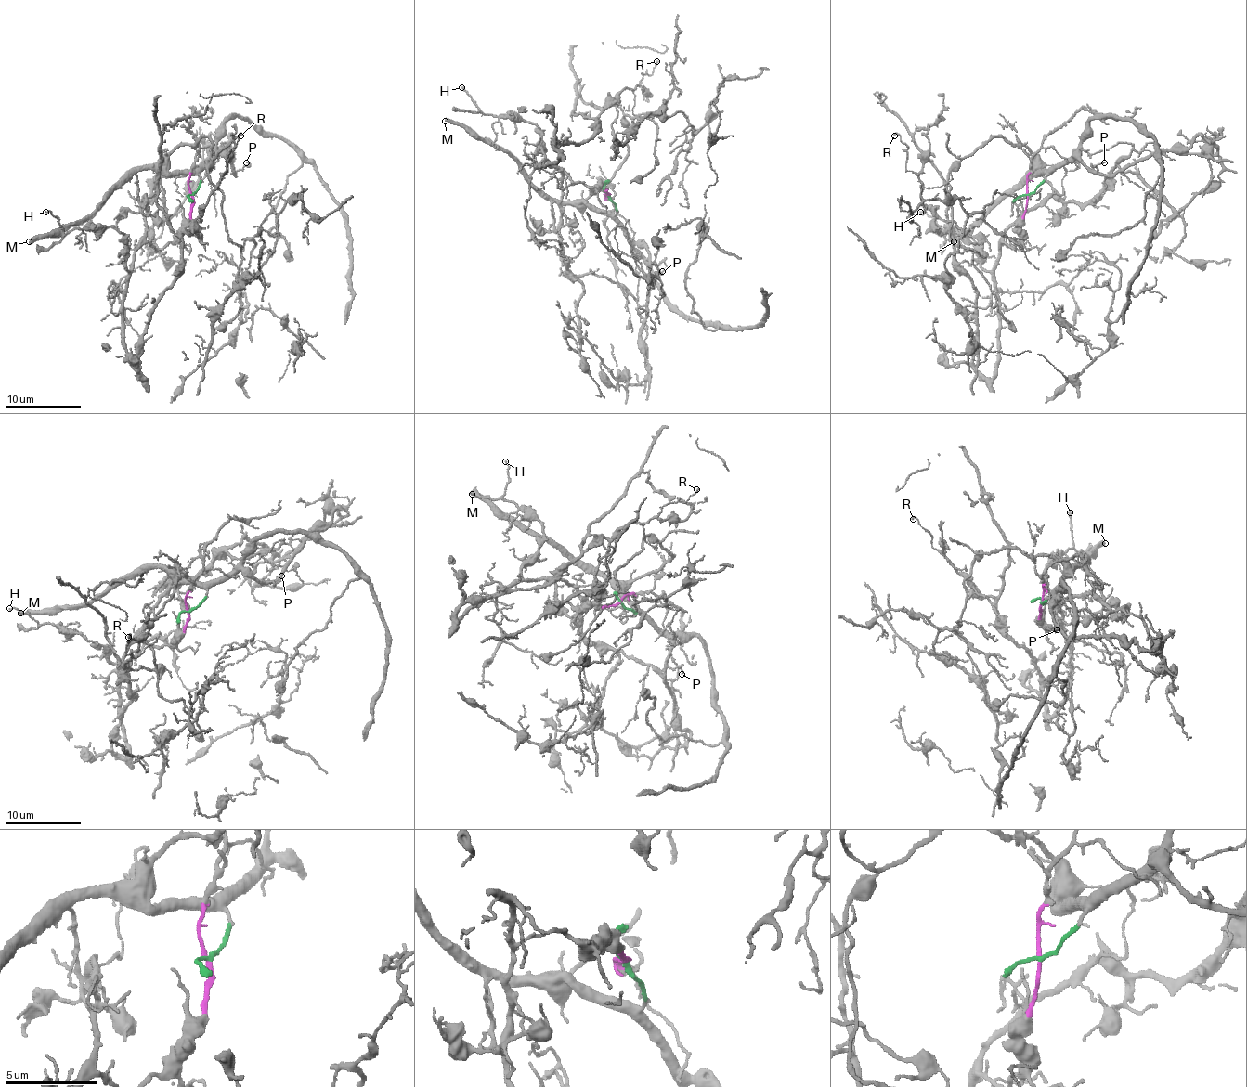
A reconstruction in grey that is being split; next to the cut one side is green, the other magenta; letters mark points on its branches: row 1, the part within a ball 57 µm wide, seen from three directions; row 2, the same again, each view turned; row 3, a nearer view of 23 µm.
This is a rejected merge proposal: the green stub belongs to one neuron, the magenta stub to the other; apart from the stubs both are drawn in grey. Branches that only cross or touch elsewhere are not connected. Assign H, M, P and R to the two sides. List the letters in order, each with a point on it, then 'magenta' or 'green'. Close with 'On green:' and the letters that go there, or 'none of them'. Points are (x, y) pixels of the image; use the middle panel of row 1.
H: place (461, 87); magenta
M: place (445, 121); green
P: place (662, 271); green
R: place (656, 61); magenta
On green: M, P

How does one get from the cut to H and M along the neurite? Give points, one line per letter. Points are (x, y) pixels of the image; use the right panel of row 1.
H: (1027, 196), (1020, 240), (1015, 248), (1002, 244), (991, 270), (954, 227), (944, 233), (920, 213)
M: (1027, 196), (1045, 174), (1034, 169), (954, 242)

